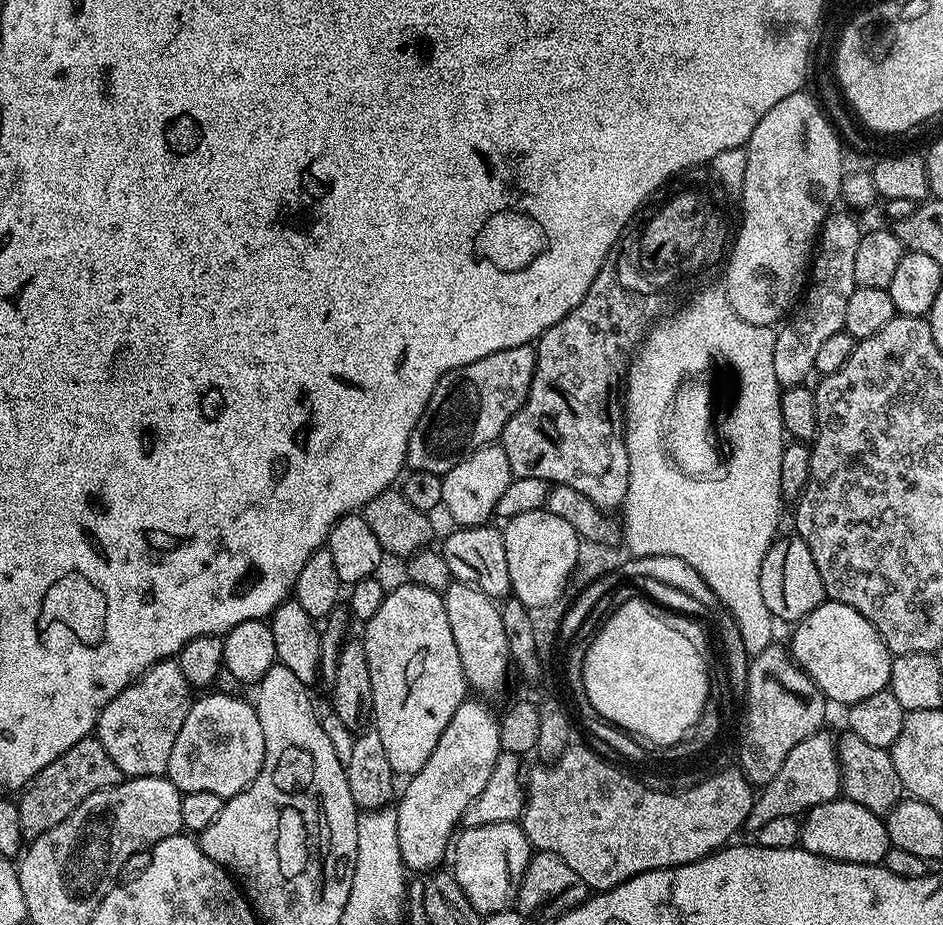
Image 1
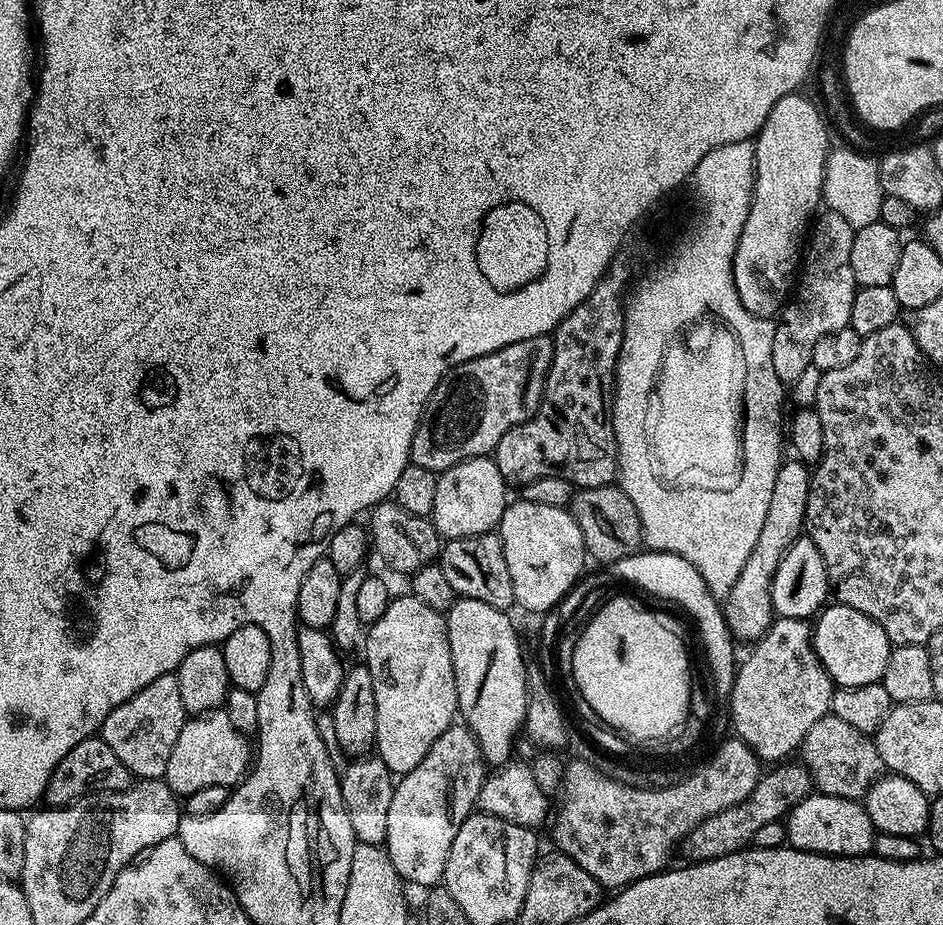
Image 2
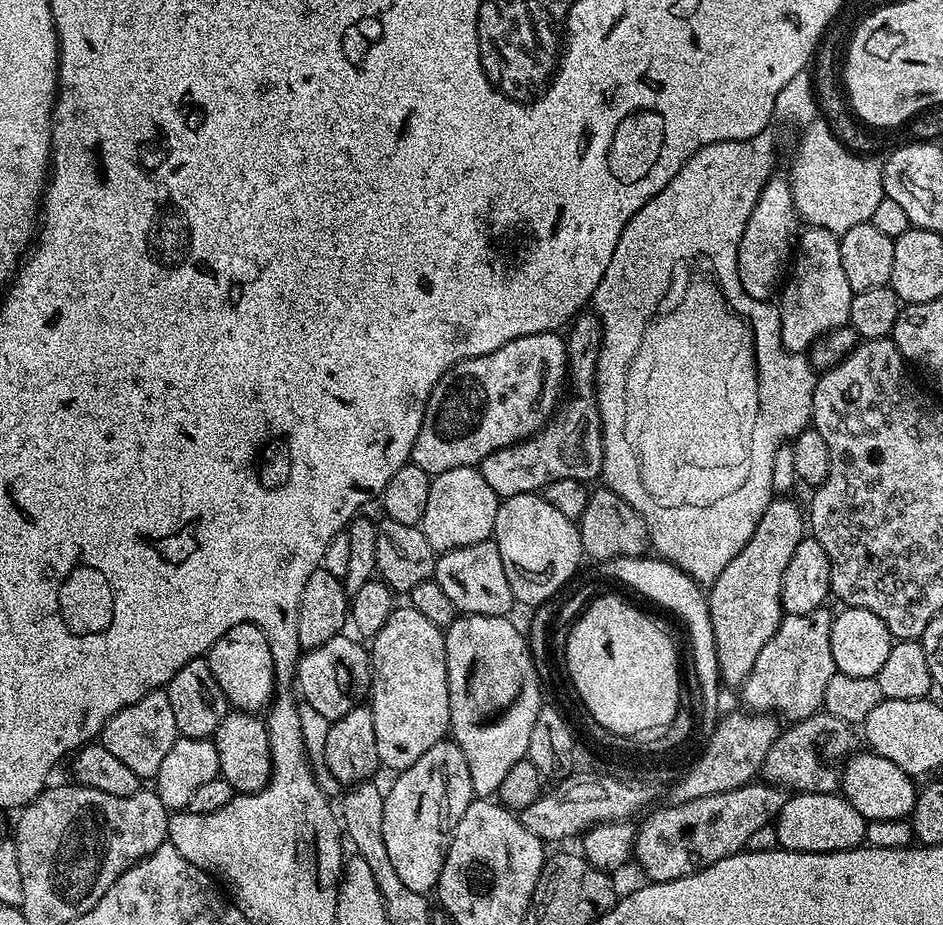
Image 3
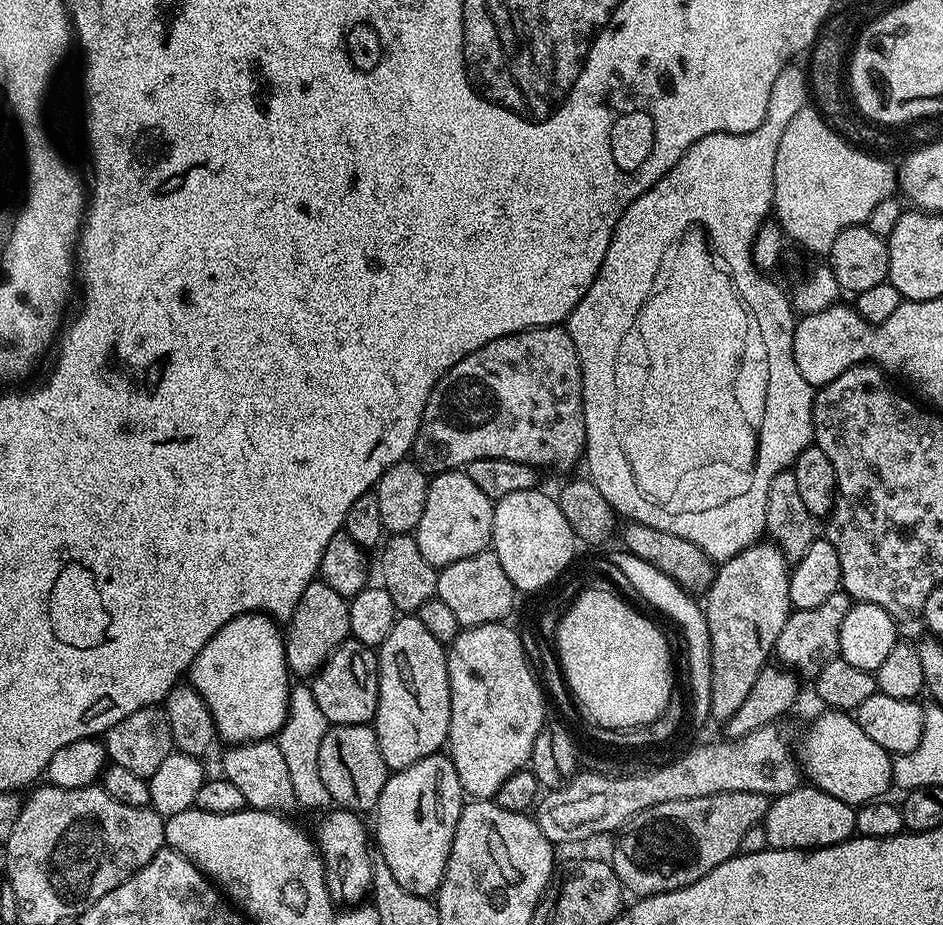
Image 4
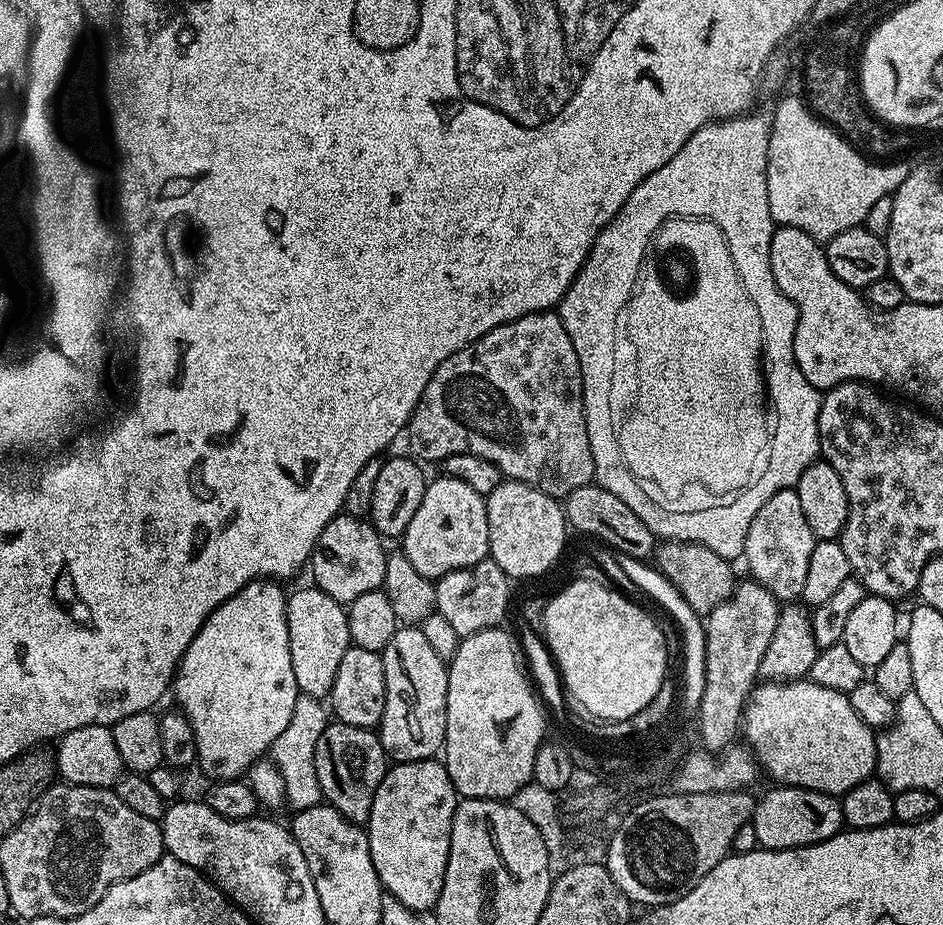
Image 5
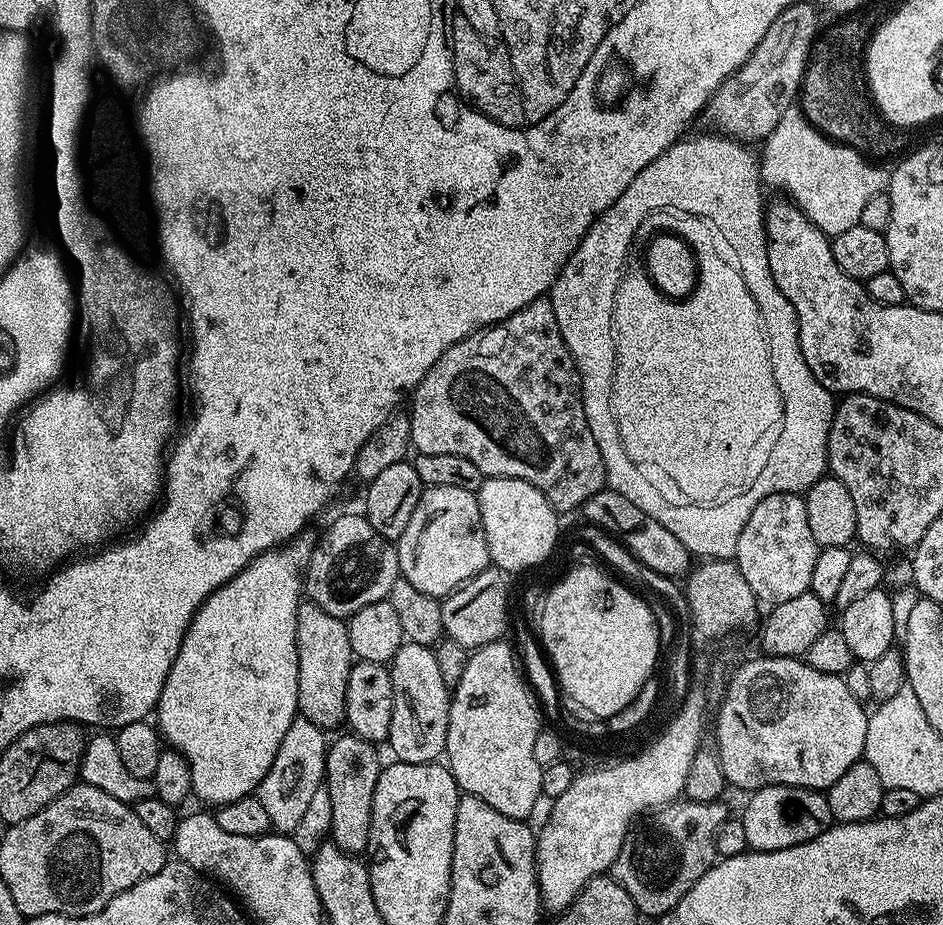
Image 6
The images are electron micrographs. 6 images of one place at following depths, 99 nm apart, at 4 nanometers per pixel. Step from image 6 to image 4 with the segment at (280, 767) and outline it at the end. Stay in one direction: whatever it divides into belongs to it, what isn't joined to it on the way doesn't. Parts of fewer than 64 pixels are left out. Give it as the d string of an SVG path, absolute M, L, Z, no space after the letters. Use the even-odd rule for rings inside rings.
M304 682L293 683L288 694L288 716L280 727L278 743L282 750L282 759L290 773L290 786L294 790L294 798L299 807L324 810L332 804L330 790L326 790L326 785L322 783L322 774L318 774L318 746L322 746L322 738L329 727L318 702L314 702L311 687Z

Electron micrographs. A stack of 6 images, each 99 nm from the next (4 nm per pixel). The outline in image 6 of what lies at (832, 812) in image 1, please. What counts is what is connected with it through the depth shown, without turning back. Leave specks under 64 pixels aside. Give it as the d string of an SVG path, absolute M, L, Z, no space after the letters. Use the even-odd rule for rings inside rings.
M775 784L755 789L748 805L744 808L742 819L746 826L746 842L754 852L773 852L798 846L818 838L834 821L830 814L827 795L815 788L791 788L785 784Z

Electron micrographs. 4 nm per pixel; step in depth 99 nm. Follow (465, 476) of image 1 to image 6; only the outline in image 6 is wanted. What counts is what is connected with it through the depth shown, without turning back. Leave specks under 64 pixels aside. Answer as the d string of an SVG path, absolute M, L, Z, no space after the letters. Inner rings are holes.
M458 486L425 487L418 498L418 506L414 506L414 514L410 514L410 522L406 522L406 530L402 530L395 545L402 579L410 582L410 586L415 586L417 590L422 590L422 594L430 594L437 598L450 595L455 588L463 586L490 564L488 543L476 493L458 490Z

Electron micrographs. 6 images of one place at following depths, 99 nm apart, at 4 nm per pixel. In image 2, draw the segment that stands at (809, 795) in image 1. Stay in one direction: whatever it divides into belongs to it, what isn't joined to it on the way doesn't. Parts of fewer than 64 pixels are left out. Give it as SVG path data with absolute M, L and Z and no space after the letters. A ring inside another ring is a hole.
M780 762L769 767L772 769L769 772L767 769L761 775L758 786L754 786L750 798L746 798L742 802L738 802L738 806L730 806L730 810L722 810L710 818L706 818L698 826L694 826L694 830L682 844L682 848L688 851L687 859L699 862L740 852L751 845L754 833L760 827L775 820L783 821L791 808L805 800L814 788L812 776L804 769L803 763L792 763Z

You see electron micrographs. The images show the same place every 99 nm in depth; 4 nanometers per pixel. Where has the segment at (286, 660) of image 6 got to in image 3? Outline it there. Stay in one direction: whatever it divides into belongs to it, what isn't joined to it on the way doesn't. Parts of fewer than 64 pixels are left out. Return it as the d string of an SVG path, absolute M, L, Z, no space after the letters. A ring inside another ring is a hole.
M239 624L226 630L226 634L214 642L206 659L214 678L218 678L218 686L222 686L222 694L226 694L233 709L256 714L269 707L276 688L274 662L270 658L266 634L262 634L258 626Z

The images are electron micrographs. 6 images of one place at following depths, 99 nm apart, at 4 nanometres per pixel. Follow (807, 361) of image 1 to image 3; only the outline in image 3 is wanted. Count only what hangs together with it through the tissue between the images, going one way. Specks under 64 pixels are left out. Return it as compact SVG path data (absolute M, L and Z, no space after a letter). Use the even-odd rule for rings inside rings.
M822 227L803 229L797 237L794 259L778 296L783 345L789 352L802 354L829 332L845 327L852 294L850 282L843 272L839 237Z

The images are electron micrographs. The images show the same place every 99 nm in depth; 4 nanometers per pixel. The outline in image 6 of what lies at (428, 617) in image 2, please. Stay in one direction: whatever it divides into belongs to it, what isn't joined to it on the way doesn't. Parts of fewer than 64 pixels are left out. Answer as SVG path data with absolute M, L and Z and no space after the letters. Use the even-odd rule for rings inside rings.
M405 642L398 650L398 654L394 654L394 658L390 662L390 671L394 686L394 714L390 718L387 747L392 747L392 752L396 755L393 757L402 764L431 764L439 761L444 756L452 702L450 690L446 686L446 682L442 682L442 673L438 670L438 658L435 651L427 644Z

